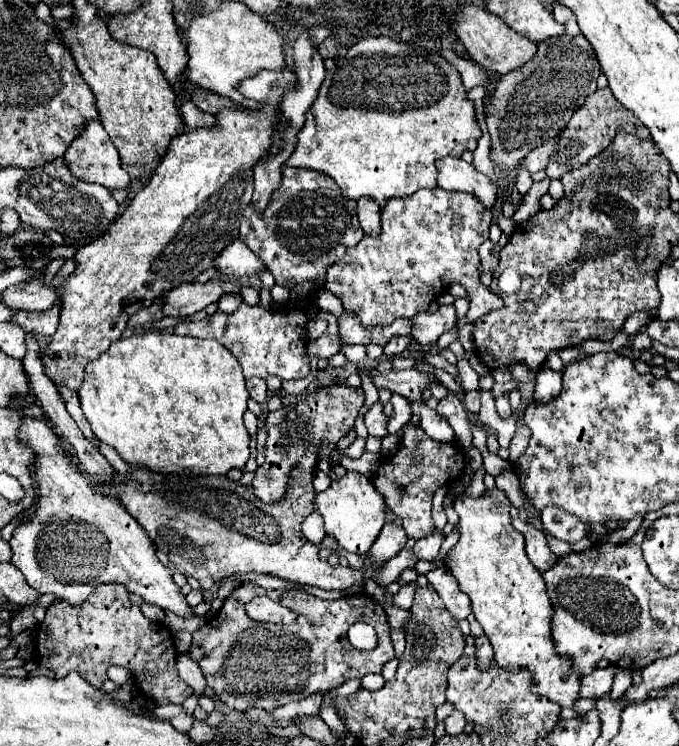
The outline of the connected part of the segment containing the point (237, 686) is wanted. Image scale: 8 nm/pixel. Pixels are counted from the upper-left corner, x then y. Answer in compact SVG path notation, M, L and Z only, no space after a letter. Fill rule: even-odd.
M242 583L226 599L218 615L192 635L190 657L198 661L208 685L230 709L274 709L314 693L328 693L348 679L380 673L382 665L394 657L386 615L382 607L366 595L324 601L304 591L266 591L270 599L296 611L298 619L290 625L258 625L250 623L244 611L244 605L257 595L257 589L257 585ZM356 621L374 627L378 635L376 649L358 651L350 645L346 633Z

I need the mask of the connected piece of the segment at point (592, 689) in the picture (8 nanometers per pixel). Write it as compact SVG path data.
M608 665L606 669L594 669L590 675L584 675L580 697L602 697L610 693L614 671L616 671L614 665Z

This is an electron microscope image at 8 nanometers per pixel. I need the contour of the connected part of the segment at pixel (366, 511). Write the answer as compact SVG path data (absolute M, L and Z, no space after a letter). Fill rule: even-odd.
M348 471L344 477L332 481L326 491L316 495L316 511L324 517L326 533L332 533L342 549L358 555L364 555L372 547L386 521L386 505L382 495L368 477L354 471Z

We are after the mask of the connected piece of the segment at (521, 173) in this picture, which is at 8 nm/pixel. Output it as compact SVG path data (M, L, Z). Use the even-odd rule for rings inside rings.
M518 167L516 177L518 177L518 181L516 181L516 189L518 189L518 193L520 193L520 195L526 195L528 189L530 189L530 185L532 185L532 177L530 177L530 173L528 173L524 167Z

